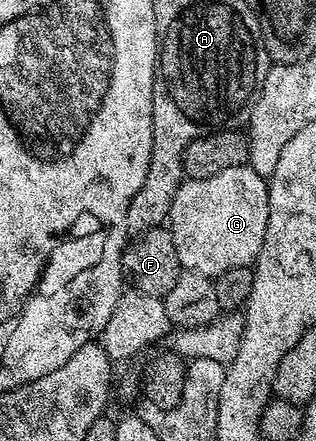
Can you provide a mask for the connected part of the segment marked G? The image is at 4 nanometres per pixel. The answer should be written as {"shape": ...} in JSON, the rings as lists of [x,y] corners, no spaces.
{"shape":[[[246,164],[242,167],[226,167],[226,171],[218,171],[218,175],[210,175],[210,179],[181,181],[168,212],[166,228],[174,235],[174,248],[178,251],[181,270],[201,273],[214,279],[222,275],[222,271],[230,271],[234,267],[243,265],[251,266],[255,262],[264,242],[267,222],[267,180],[255,173],[251,165]]]}

